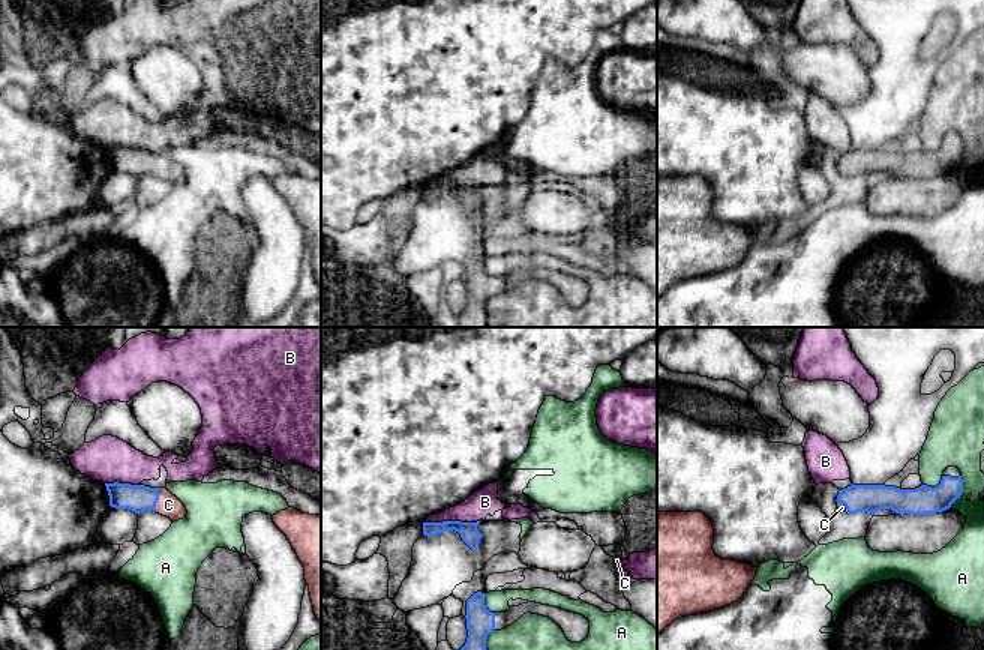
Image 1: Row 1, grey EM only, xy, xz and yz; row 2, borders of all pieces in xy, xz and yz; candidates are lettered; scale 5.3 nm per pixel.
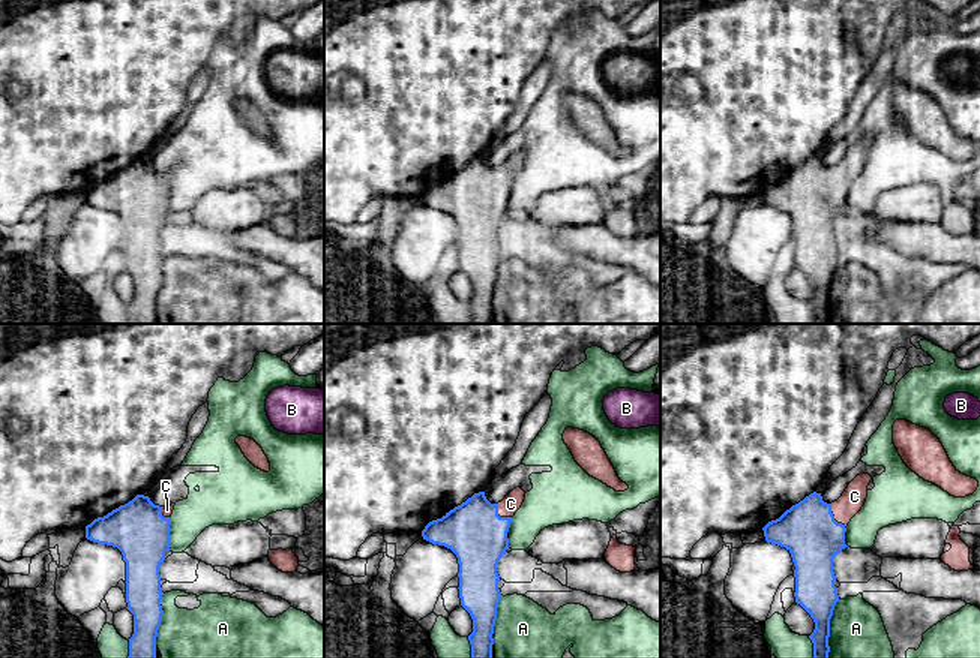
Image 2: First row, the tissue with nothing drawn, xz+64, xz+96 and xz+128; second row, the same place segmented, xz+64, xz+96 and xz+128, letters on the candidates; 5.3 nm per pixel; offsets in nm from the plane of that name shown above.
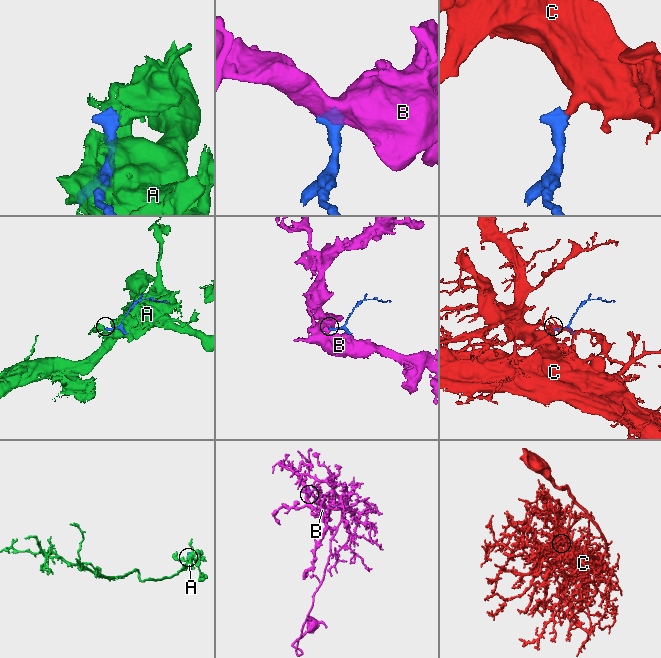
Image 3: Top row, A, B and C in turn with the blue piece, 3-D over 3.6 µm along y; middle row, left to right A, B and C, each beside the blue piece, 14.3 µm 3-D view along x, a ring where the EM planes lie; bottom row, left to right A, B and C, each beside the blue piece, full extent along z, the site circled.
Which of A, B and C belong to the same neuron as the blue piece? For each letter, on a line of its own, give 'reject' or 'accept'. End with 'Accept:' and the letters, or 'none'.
A: reject
B: reject
C: accept
Accept: C

